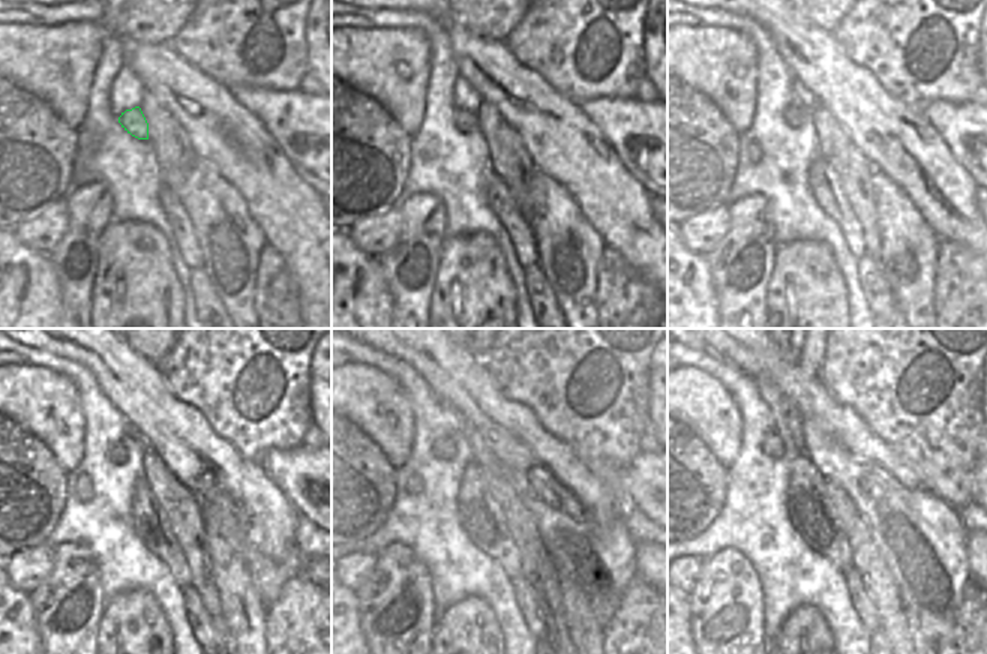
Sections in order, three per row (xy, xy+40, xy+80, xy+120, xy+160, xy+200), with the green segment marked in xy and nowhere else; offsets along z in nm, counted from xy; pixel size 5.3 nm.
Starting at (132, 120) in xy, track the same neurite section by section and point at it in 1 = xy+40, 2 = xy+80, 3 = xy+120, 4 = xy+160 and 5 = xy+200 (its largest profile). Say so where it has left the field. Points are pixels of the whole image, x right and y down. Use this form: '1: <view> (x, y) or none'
1: xy+40 (465, 120)
2: xy+80 (792, 116)
3: xy+120 (119, 453)
4: xy+160 (443, 449)
5: xy+200 (773, 446)

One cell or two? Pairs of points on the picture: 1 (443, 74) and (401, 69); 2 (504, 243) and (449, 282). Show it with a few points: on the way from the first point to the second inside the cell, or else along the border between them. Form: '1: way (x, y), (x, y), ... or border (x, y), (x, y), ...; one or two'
1: border (428, 38), (429, 74), (423, 107); two
2: border (467, 234), (488, 233), (495, 240), (512, 279); two

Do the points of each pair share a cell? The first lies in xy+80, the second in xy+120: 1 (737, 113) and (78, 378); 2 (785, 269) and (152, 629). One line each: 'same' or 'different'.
1: different
2: same

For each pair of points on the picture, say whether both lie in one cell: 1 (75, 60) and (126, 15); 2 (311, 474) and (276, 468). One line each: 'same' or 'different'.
1: same
2: same

